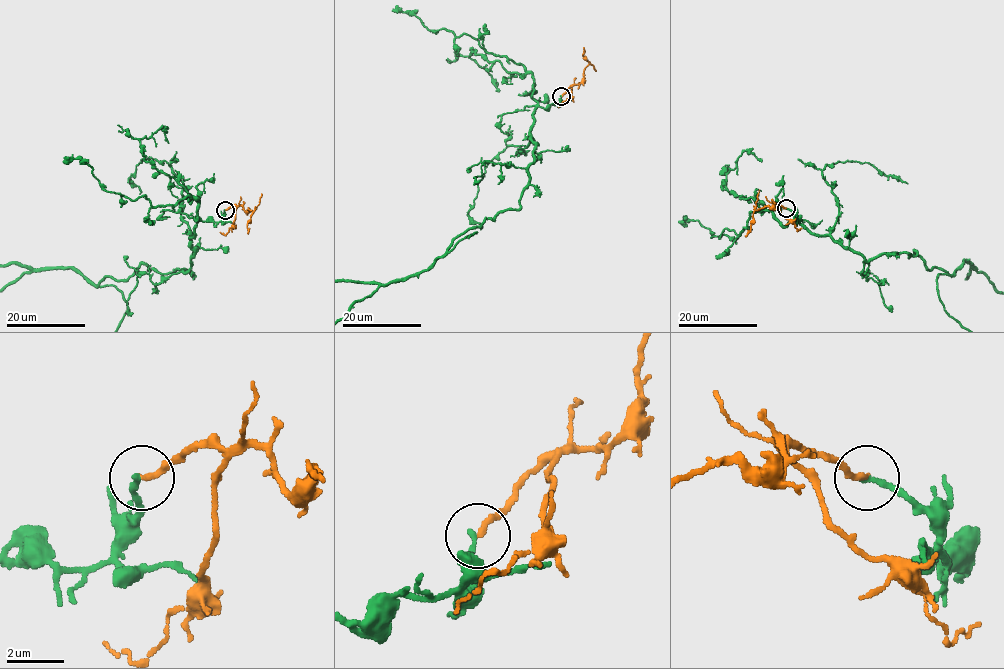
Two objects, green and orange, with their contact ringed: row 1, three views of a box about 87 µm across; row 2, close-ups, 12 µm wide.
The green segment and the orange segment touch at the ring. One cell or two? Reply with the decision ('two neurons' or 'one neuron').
two neurons

